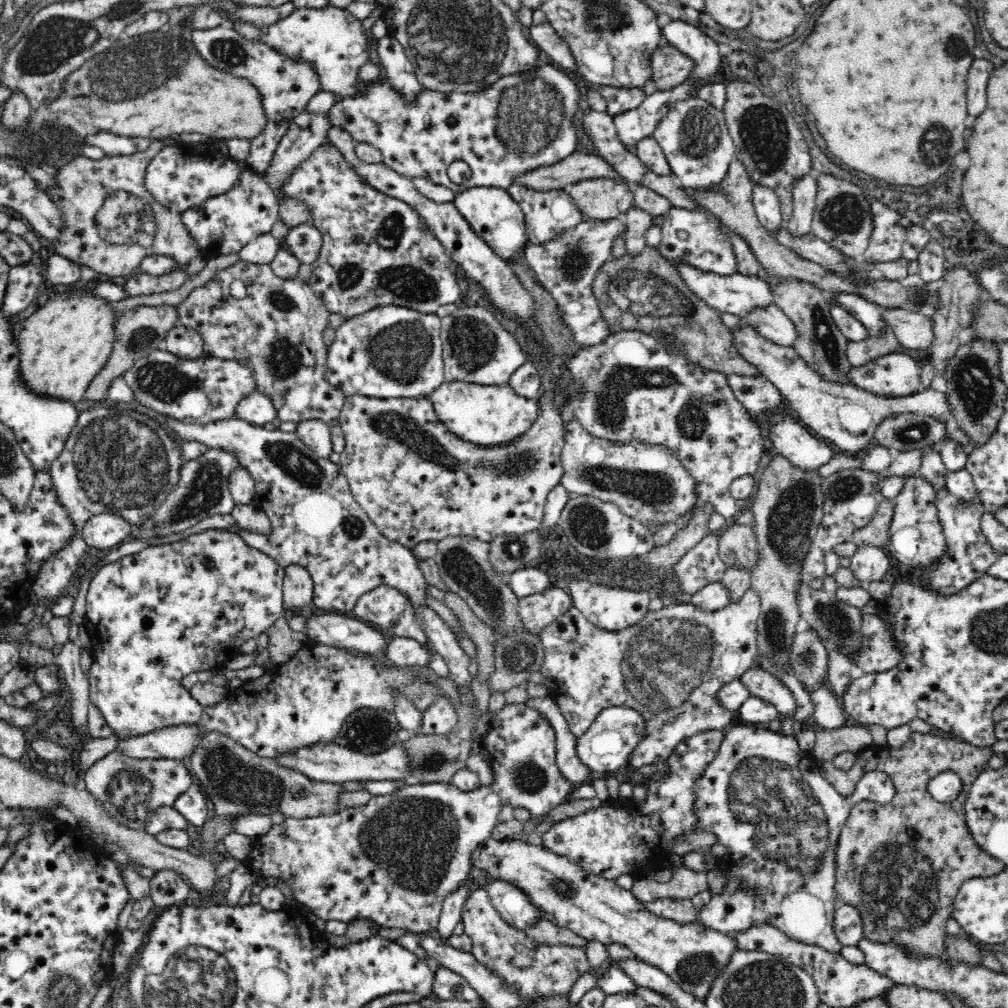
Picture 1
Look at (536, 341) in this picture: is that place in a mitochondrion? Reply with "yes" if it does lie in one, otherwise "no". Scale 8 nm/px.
no

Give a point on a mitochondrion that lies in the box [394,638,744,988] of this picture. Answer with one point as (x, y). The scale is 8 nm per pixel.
(529, 778)

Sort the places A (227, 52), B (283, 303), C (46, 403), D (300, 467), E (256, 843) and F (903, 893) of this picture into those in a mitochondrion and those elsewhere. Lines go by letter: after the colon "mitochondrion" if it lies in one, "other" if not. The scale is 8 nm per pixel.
A: mitochondrion
B: mitochondrion
C: other
D: mitochondrion
E: other
F: mitochondrion

